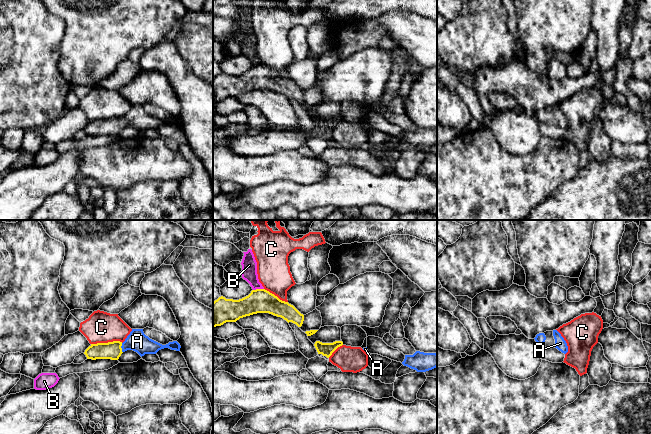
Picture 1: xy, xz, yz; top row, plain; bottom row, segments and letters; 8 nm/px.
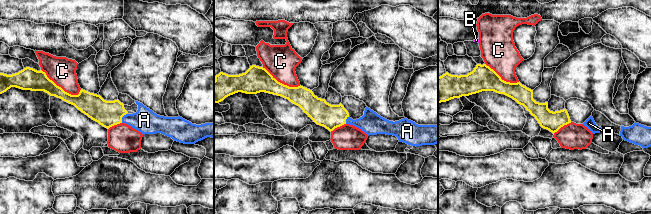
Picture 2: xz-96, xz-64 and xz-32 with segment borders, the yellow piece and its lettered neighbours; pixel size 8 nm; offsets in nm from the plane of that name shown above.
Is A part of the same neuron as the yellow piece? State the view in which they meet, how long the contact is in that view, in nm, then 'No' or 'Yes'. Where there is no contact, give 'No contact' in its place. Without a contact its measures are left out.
Touches yellow in xy. Shared border 80 nm. Yes

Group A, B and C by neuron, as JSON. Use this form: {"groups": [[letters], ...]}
{"groups": [["A"], ["B"], ["C"]]}

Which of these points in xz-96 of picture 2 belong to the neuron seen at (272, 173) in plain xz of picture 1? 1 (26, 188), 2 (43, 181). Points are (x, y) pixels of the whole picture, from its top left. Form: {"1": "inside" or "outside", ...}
{"1": "outside", "2": "outside"}

